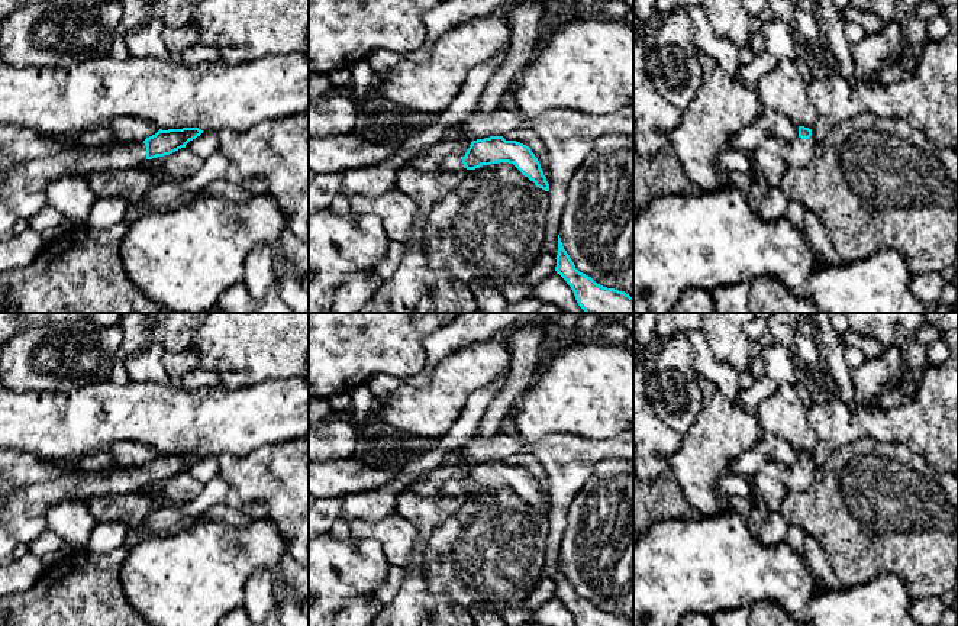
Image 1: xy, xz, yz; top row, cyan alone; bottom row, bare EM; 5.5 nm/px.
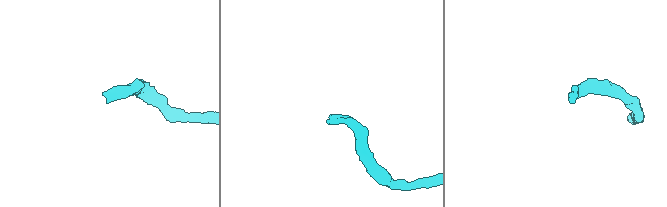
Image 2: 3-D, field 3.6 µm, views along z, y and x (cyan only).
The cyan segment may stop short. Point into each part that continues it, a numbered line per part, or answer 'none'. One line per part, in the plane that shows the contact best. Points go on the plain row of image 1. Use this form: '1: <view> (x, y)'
1: xy (109, 481)

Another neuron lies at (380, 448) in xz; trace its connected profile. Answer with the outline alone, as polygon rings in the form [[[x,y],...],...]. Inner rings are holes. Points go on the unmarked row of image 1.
[[[371,419],[361,425],[359,435],[362,446],[358,456],[371,465],[397,470],[417,455],[400,445],[406,436],[381,430]]]

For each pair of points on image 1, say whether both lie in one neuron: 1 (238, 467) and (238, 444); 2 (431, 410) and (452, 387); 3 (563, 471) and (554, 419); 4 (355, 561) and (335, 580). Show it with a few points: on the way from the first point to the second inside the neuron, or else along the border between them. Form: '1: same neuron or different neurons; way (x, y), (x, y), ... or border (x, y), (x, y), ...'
1: different neurons; border (271, 445), (247, 454), (218, 457)
2: same neuron; way (436, 405), (447, 393)
3: different neurons; border (590, 439), (544, 435), (523, 441)
4: same neuron; way (350, 567), (341, 578)

